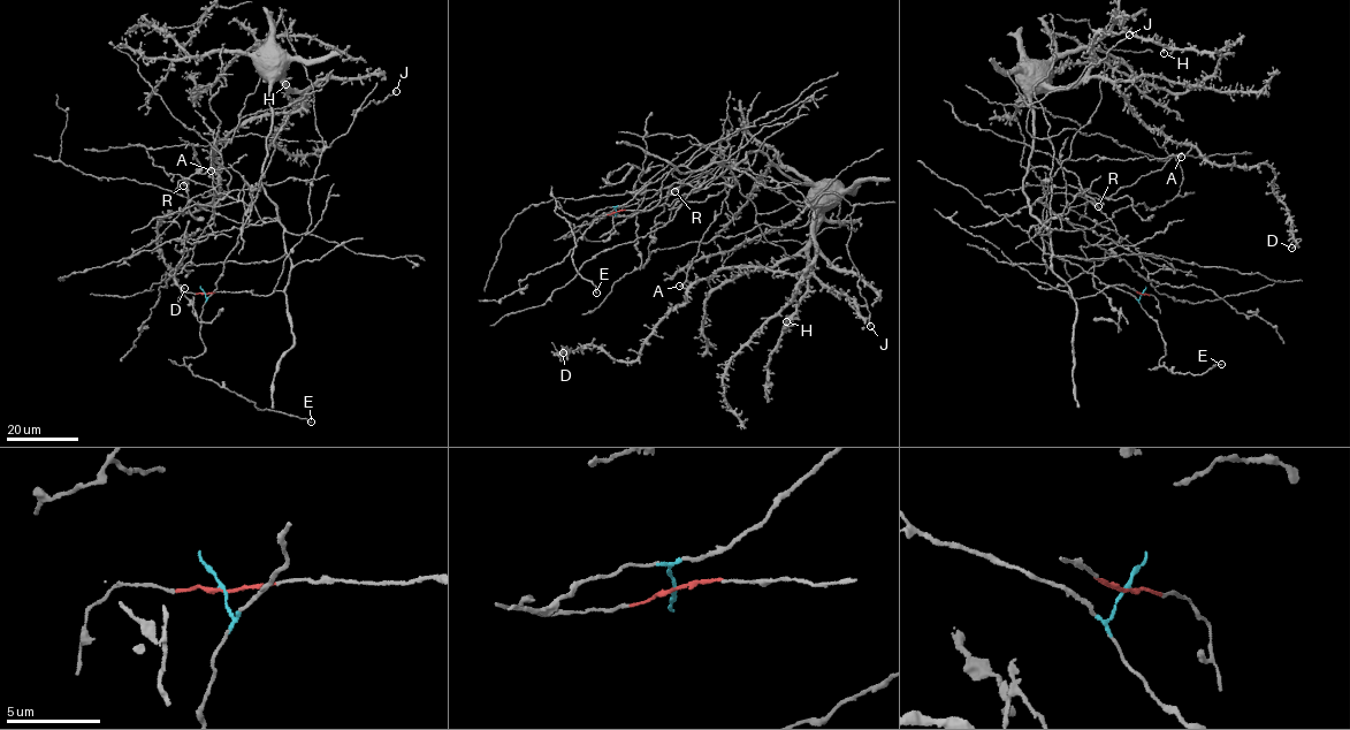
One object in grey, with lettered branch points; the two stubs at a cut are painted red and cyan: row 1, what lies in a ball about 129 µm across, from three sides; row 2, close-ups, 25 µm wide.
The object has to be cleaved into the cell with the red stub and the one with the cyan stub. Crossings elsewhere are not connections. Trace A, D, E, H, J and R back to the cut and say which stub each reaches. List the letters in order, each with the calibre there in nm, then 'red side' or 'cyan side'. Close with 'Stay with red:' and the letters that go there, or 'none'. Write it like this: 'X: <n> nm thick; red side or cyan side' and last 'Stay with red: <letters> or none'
A: 420 nm thick; cyan side
D: 240 nm thick; red side
E: 190 nm thick; cyan side
H: 300 nm thick; red side
J: 320 nm thick; red side
R: 460 nm thick; cyan side
Stay with red: D, H, J

